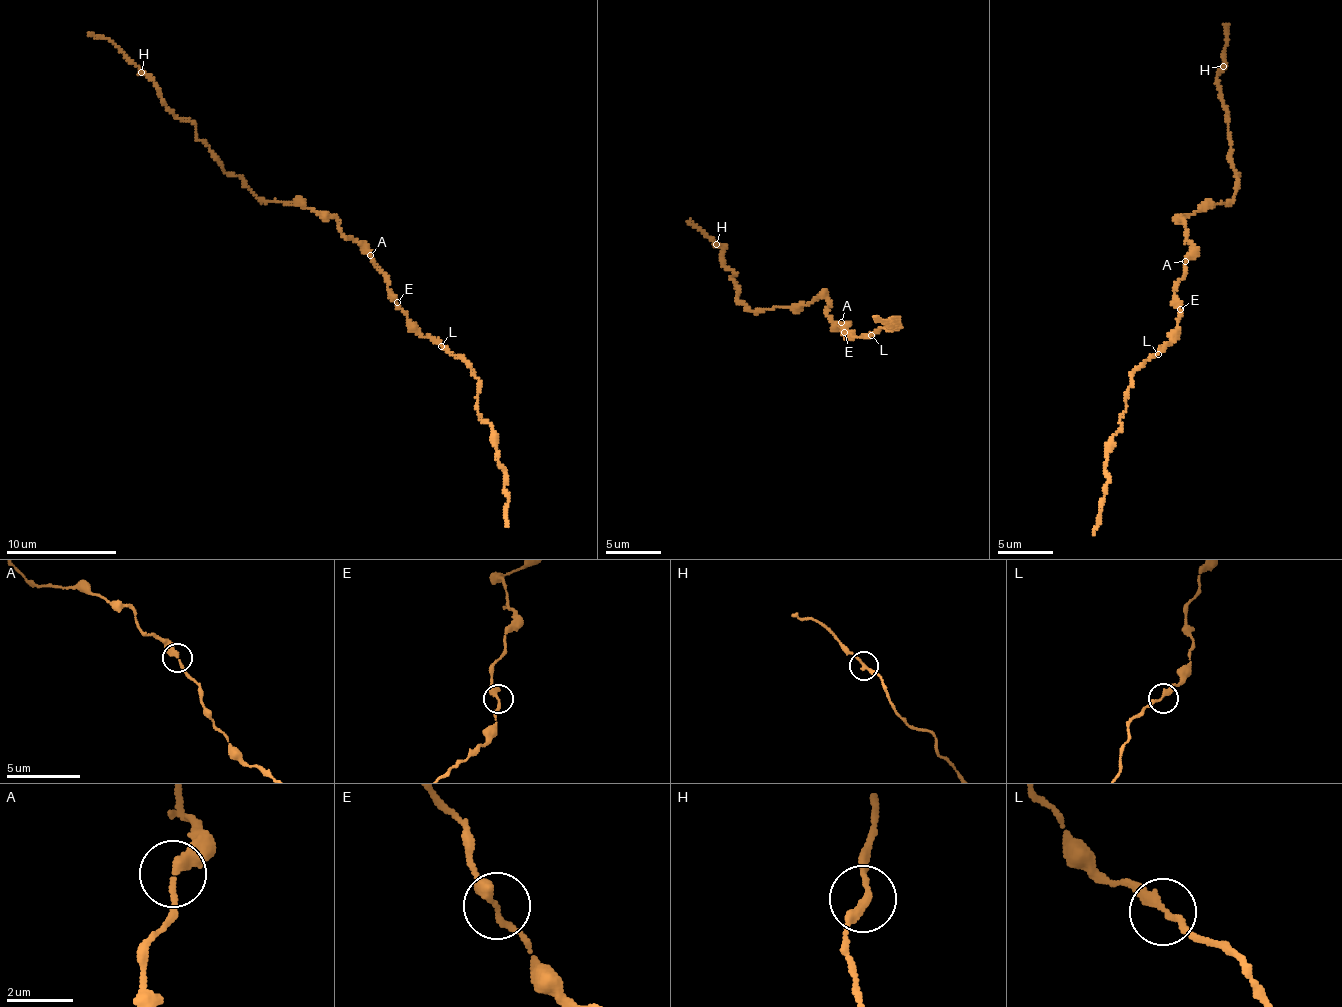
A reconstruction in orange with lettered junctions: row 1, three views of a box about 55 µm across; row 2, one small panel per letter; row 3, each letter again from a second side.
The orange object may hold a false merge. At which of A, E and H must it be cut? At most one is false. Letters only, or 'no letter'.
no letter

